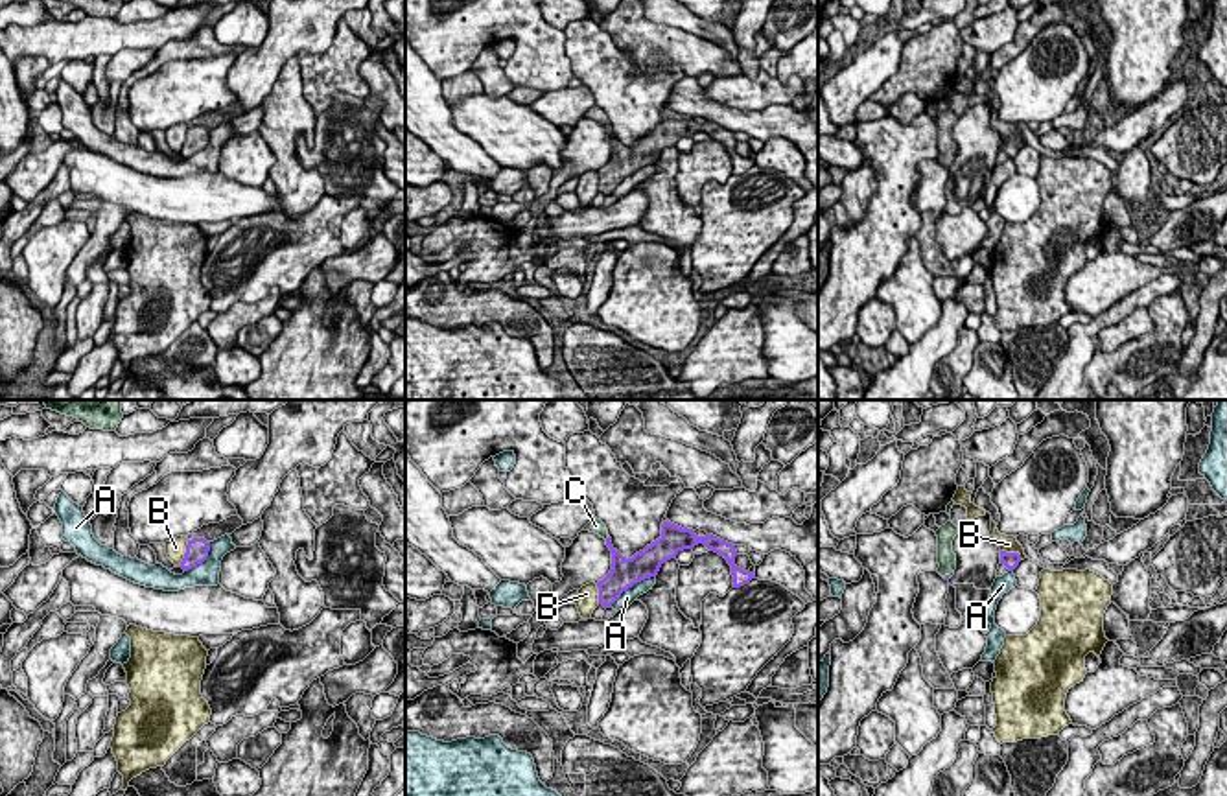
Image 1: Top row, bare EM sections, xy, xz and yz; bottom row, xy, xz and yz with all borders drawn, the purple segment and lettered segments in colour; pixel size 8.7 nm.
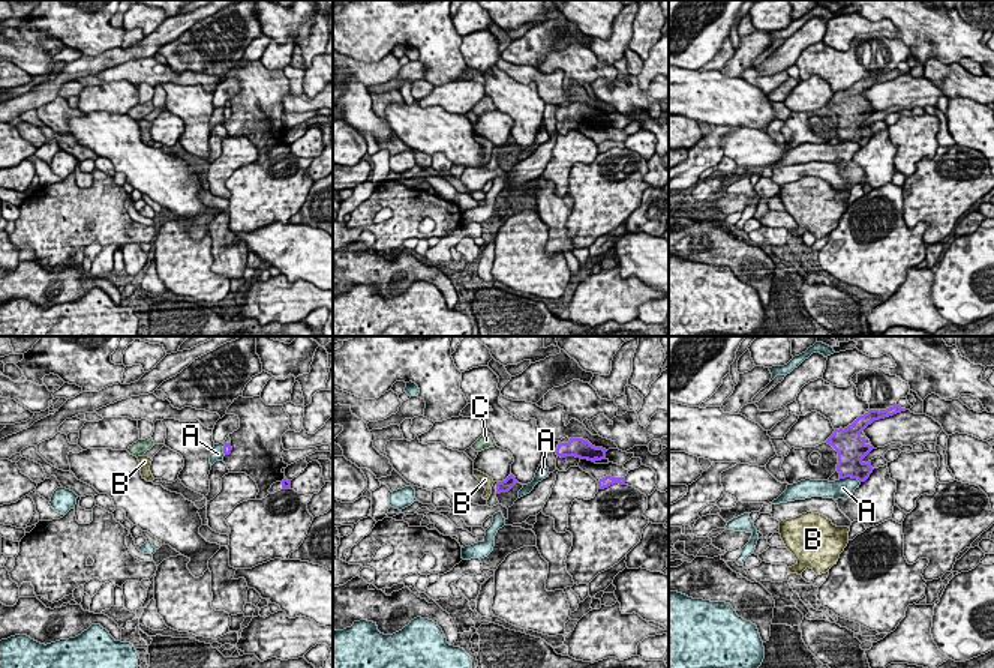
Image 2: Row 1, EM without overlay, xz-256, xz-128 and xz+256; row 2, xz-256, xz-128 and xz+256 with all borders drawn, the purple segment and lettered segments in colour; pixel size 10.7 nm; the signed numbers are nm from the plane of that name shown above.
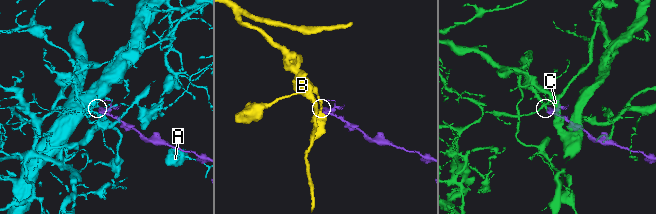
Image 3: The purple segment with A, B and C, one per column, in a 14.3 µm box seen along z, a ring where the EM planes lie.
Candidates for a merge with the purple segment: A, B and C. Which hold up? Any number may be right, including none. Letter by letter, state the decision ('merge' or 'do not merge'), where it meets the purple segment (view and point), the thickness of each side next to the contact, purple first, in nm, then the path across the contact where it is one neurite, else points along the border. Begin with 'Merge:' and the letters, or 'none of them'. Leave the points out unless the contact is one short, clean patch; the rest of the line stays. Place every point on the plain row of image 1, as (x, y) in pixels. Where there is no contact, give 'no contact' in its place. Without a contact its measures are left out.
Merge: C
A: do not merge | xz (631, 174) | 260/130 nm
B: do not merge | xy (185, 140) | 190/170 nm | along xy (188, 128), (179, 152)
C: merge | yz (946, 163) | 30/160 nm | across yz (946, 163), (946, 144)

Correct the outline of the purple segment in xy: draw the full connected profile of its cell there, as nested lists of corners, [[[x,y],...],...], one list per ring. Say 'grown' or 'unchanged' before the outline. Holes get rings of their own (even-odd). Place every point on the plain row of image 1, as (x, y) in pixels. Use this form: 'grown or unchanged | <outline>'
unchanged | [[[204,125],[188,127],[181,155],[188,158],[197,151],[203,151],[208,146],[208,138],[210,138],[210,129],[206,129]]]

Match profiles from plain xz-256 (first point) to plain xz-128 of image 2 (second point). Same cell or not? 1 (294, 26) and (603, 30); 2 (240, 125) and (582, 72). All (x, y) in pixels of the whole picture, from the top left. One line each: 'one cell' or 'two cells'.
1: one cell
2: one cell

